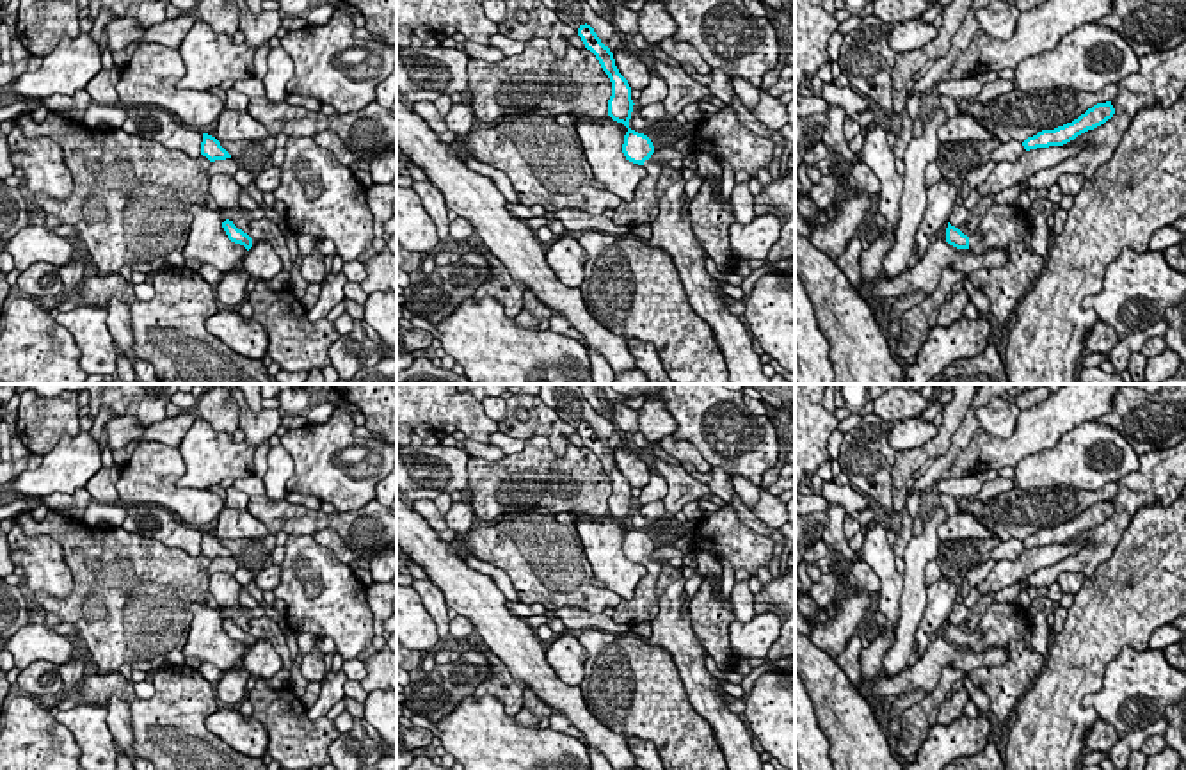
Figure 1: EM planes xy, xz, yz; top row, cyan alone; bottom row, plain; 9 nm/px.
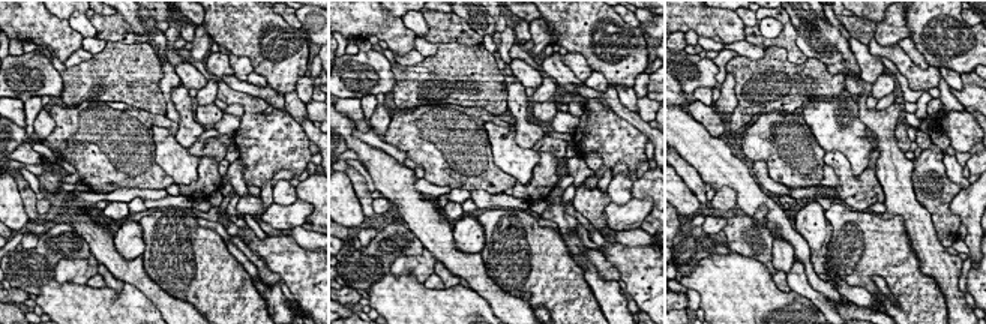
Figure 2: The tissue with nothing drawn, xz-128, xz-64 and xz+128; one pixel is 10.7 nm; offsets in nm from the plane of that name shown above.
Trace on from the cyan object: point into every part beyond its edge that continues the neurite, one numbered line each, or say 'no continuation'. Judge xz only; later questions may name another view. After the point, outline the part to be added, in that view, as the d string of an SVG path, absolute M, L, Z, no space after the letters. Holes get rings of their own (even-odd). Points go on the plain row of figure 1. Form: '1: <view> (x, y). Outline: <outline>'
1: xz (644, 605). Outline: M651 558L644 560L647 574L638 582L631 601L621 599L613 606L612 619L617 624L635 626L653 621L660 612L660 599L656 594L656 582L661 574L661 564Z

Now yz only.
1: yz (1003, 625). Outline: M992 603L978 628L969 633L969 647L976 653L1003 647L1008 660L999 667L980 667L966 676L989 697L989 708L1006 736L1006 720L1030 690L1033 678L1046 667L1044 656L1031 646L1028 610L1019 603Z

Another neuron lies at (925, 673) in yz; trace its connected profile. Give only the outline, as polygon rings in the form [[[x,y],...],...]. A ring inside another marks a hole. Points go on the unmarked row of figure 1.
[[[937,637],[912,667],[903,669],[893,678],[880,674],[871,688],[871,697],[884,699],[887,695],[909,694],[918,688],[932,692],[939,683],[942,669],[948,665],[967,674],[980,667],[999,667],[1006,660],[1008,653],[1003,647],[987,647],[976,653],[971,647],[957,647],[946,638]]]

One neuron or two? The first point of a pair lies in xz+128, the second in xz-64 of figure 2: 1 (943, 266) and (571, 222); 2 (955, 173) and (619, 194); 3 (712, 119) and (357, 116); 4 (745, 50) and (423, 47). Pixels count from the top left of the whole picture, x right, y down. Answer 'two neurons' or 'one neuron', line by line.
1: one neuron
2: one neuron
3: one neuron
4: one neuron

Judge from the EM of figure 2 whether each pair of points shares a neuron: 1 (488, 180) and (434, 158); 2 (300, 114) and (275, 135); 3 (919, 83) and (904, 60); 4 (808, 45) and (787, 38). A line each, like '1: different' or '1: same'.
1: same
2: different
3: same
4: different

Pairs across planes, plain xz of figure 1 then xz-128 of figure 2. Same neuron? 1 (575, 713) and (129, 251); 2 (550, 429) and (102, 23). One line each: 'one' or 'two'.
1: two
2: one

